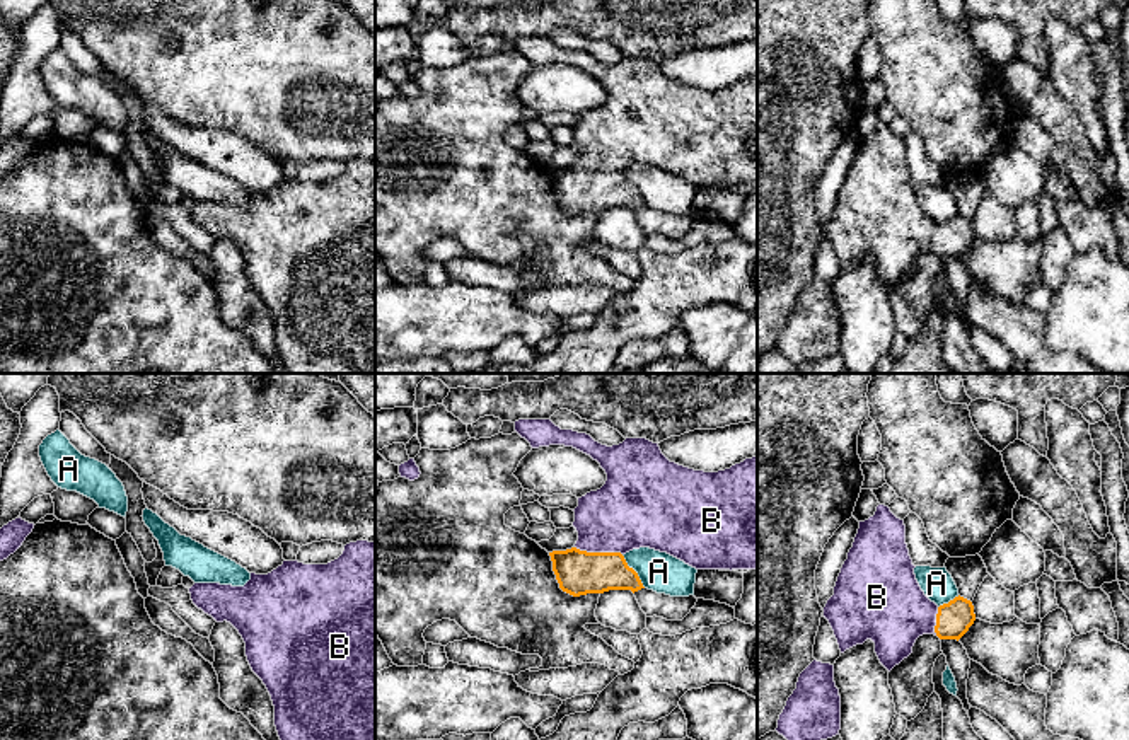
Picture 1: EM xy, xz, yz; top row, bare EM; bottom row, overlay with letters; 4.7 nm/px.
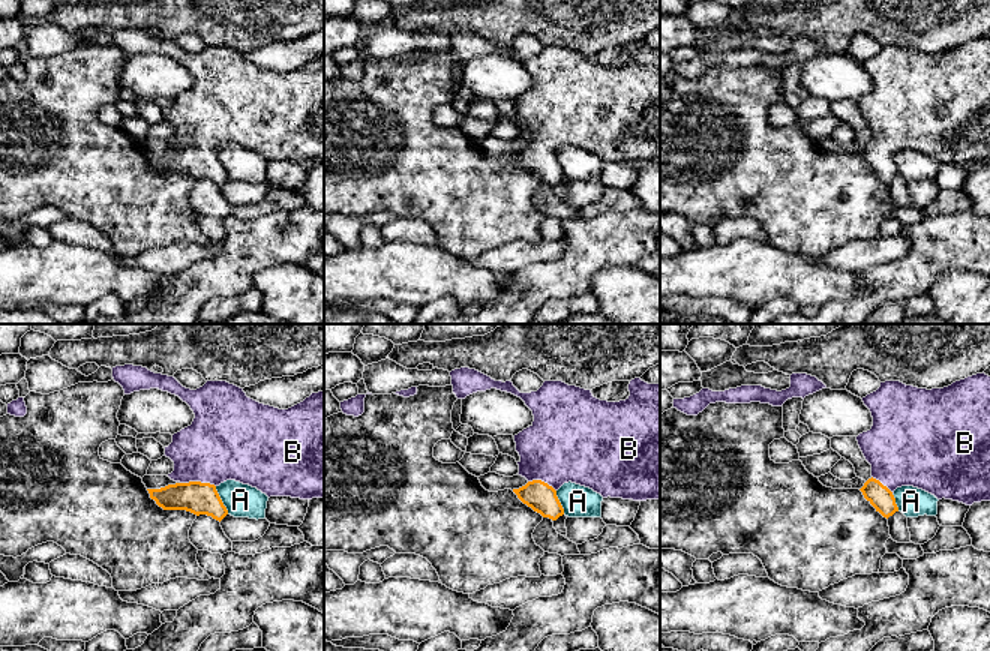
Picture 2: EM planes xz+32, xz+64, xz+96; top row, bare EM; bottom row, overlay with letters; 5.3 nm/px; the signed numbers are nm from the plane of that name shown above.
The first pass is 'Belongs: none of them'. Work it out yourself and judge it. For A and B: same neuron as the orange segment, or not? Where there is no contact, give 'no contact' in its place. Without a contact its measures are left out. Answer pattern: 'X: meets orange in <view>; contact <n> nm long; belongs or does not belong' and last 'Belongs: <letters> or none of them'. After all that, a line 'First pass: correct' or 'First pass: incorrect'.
A: meets orange in xz; contact 200 nm long; does not belong
B: meets orange in xz; contact 220 nm long; belongs
Belongs: B
First pass: incorrect

